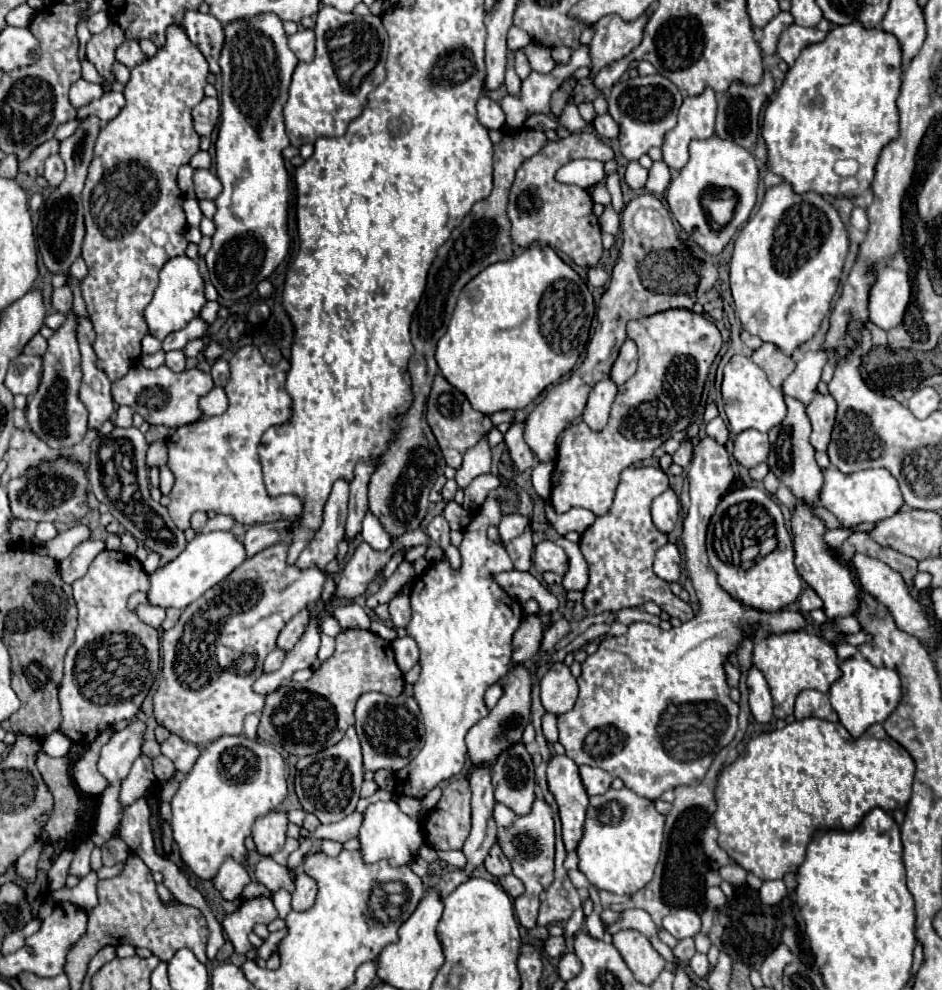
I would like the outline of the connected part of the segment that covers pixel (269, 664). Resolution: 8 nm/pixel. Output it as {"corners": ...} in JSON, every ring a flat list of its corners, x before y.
{"corners":[[273,650,273,652,265,658,263,672,275,672,275,670,279,670,279,666,283,664,283,658,285,658,285,654,279,654,279,650]]}

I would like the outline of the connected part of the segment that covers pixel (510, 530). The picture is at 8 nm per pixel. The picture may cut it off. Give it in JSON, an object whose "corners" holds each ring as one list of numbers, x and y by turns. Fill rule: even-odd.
{"corners":[[507,514,507,516,503,516,503,520,499,524,501,540,507,542,511,538,517,538,519,534,523,534,523,530,527,528,527,524,529,524,529,518,525,518,521,514]]}

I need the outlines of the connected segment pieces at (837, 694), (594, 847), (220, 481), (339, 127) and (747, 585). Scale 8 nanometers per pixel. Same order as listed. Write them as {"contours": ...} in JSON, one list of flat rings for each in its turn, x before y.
{"contours":[[[855,654,847,660,839,662,841,678,831,684,829,702,839,716,839,722,849,730,853,738,859,738,871,724,885,722,887,716,897,708,901,698,901,682,899,674,891,668,875,668,863,656]],[[609,788,601,796,591,796,583,838,577,846,579,870,599,890,619,896,635,894,635,890,641,890,655,872,664,840,663,824,665,816,655,810,653,802,637,796,629,788]],[[249,344,239,348,233,358,229,360,231,366,231,380,225,386,225,392,229,396,229,408,221,416,211,416,199,422,193,422,189,426,179,426,173,436,167,440,169,448,169,460,167,468,175,476,175,484,171,490,171,502,167,506,173,522,177,528,187,530,189,528,189,518,193,512,203,510,203,512,219,512,219,514,229,514,241,524,261,524,261,522,273,522,279,518,295,518,303,512,303,502,295,494,285,494,271,498,265,490,263,484,263,474,261,474,261,464,259,464,259,454,257,446,263,436,263,432,271,426,285,424,293,416,293,400,285,390,285,378,289,372,289,362,281,360,277,366,269,366,259,348]],[[323,6,315,18,317,52,309,64,297,64,289,88,289,100,283,108,287,136,291,146,301,148,317,138,343,136,349,122,357,118,367,104,367,94,385,78,387,32,379,16,357,18,355,14,339,12,333,6]],[[779,534,779,546,763,556,763,558,757,558,757,562,743,570,741,566,735,566,731,562,725,562,717,552,719,552,719,544,713,542,709,544,711,548,709,550,709,562,713,566,713,570,717,572,717,580,719,580,719,586,729,592,733,598,737,598,739,602,743,602,745,606,751,606,755,610,763,610,763,612,777,612,781,610,783,606,795,602,801,594,801,588,803,588,803,582,801,582,801,576,797,574,797,568,793,564,793,542,791,542,791,534]]]}

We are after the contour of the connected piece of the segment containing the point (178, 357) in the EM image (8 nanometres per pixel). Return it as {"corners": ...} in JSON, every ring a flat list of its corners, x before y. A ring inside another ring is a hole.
{"corners":[[167,352,165,364,175,372,183,372,185,370,185,354,183,352]]}

